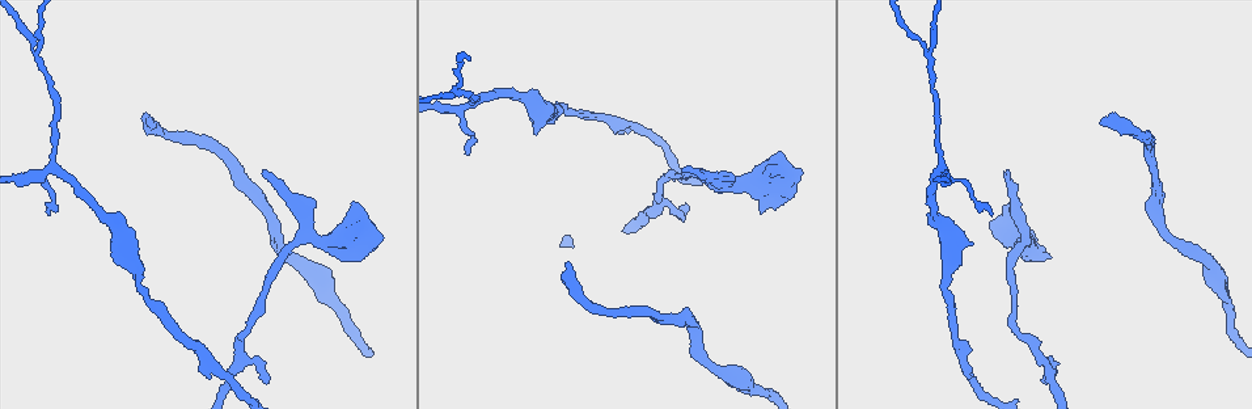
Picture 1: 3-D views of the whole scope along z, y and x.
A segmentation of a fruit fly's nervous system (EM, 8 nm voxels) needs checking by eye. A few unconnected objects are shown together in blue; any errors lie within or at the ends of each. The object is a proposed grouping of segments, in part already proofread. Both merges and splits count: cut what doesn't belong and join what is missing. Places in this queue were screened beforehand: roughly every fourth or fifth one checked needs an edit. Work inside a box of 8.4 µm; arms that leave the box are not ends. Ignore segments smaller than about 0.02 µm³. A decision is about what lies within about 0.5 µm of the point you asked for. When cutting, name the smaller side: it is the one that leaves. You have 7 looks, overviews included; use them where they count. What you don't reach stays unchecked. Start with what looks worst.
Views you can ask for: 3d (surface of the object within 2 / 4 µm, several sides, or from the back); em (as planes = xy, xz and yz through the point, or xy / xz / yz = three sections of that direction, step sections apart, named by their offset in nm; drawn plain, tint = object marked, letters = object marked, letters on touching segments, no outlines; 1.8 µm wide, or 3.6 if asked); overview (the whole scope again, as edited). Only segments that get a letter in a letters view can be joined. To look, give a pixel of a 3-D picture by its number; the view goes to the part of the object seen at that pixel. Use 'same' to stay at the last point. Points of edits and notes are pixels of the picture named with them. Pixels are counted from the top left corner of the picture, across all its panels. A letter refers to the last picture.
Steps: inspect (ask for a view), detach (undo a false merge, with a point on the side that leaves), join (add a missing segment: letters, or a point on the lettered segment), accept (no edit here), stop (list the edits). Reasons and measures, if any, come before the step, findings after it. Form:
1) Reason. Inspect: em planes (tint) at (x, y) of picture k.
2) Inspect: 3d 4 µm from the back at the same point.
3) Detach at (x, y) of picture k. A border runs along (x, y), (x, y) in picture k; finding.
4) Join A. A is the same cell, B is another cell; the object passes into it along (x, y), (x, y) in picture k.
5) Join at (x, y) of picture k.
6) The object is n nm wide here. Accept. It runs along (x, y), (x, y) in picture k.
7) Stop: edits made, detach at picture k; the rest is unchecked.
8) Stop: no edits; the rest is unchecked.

An open end. Inspect: 3d 2 µm at (1043, 377) of picture 1.

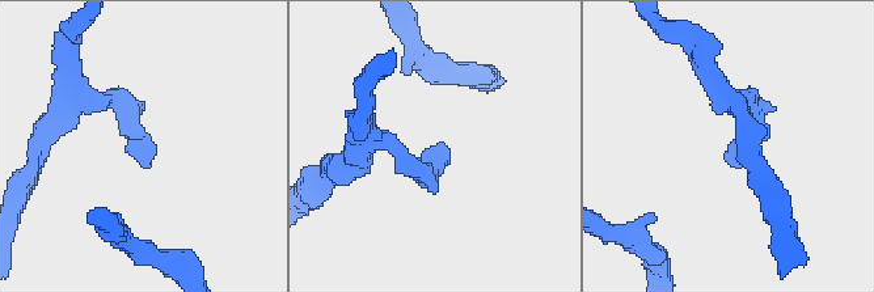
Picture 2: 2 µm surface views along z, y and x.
Inspect: em planes (letters) at (428, 149) of picture 2.

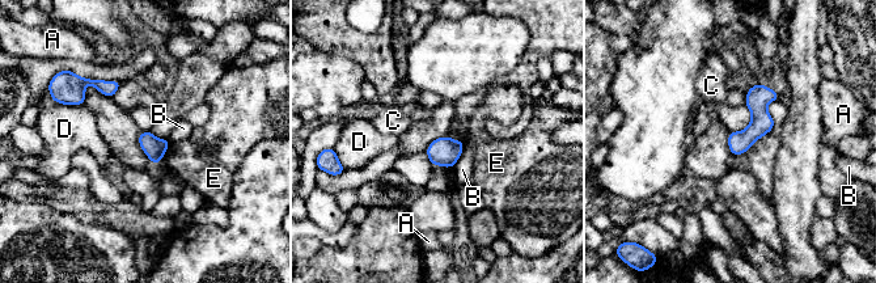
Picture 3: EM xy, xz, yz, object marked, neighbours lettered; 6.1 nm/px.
The object is 130 nm wide here. Accept. A, B, C, D and E are other cells; it runs along (774, 96), (735, 151) in picture 3; none of them fits.

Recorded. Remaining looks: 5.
Free end. Inspect: em planes (letters) at (686, 165) of picture 1.

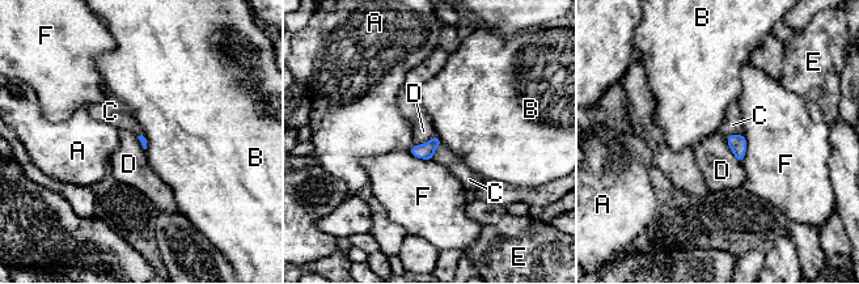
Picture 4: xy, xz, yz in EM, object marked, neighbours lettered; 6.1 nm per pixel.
Accept. A, B, C, D, E and F are other cells; a border runs along (724, 138), (733, 156), (741, 164) in picture 4; no lettered segment goes on from it.

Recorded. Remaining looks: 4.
Thick end. Inspect: 3d 2 µm at (762, 212) of picture 1.

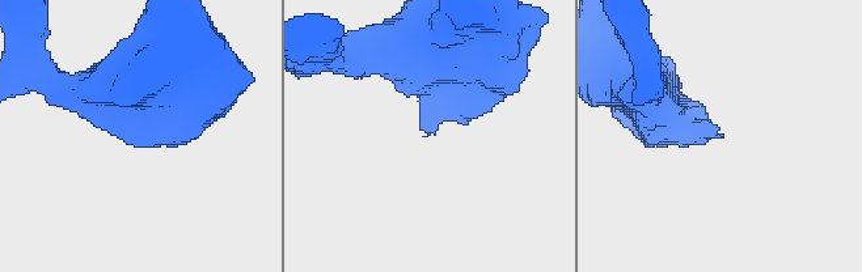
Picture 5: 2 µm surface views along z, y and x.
Shape alone is not enough. Inspect: em planes (plain) at (427, 134) of picture 5.

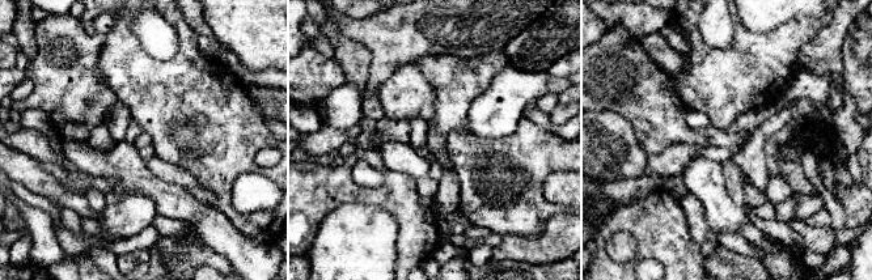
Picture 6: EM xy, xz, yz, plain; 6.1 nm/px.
Inspect: em planes (letters) at the same point.

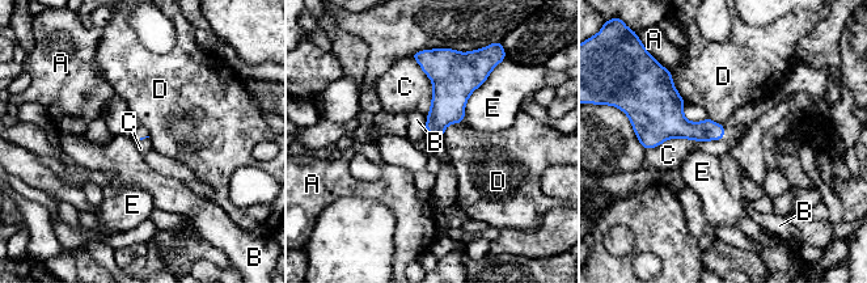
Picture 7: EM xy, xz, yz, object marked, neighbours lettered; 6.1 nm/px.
Accept. A, B, C, D and E are other cells; a border runs along (709, 140), (668, 138), (646, 150) in picture 7; none of them fits.

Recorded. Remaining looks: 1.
Stop: no edits; the rest is unchecked.

